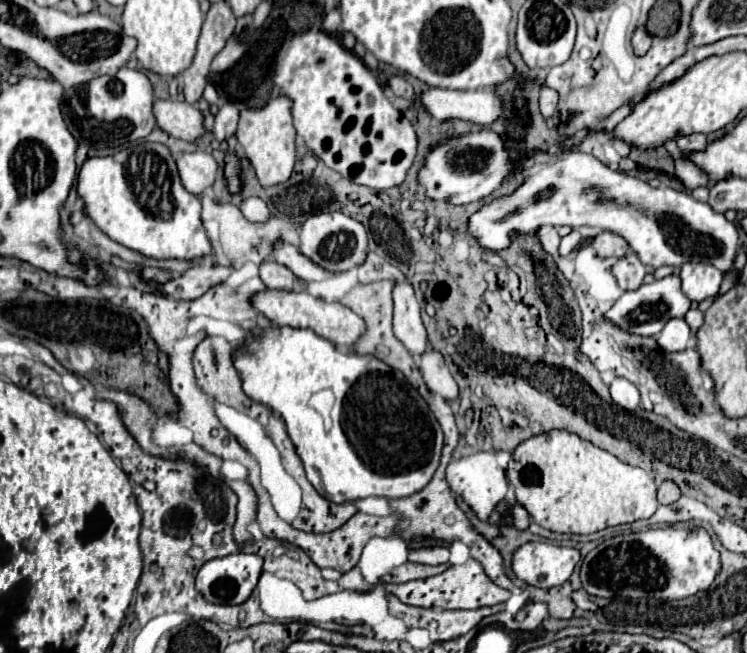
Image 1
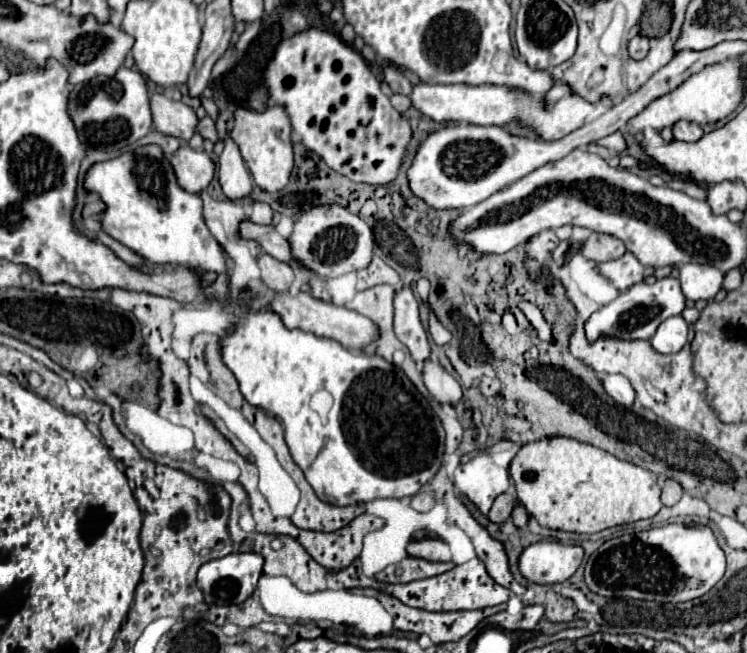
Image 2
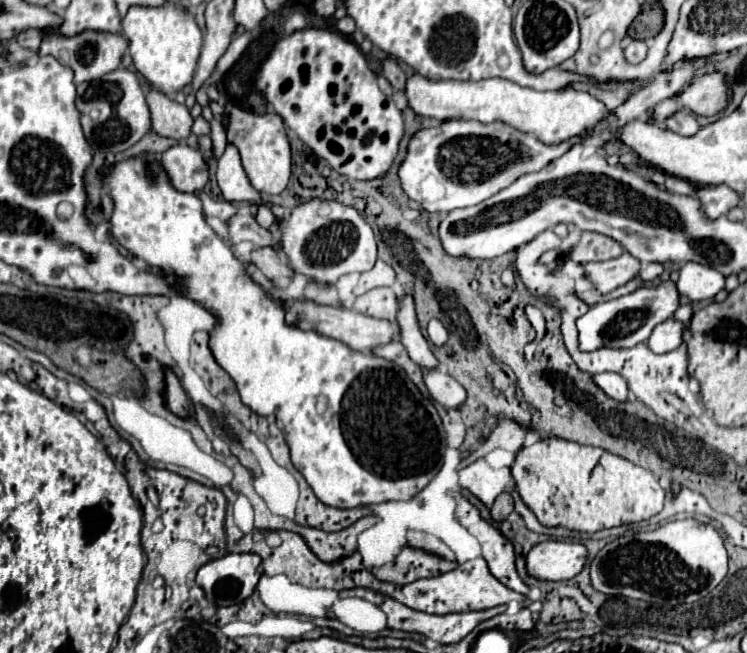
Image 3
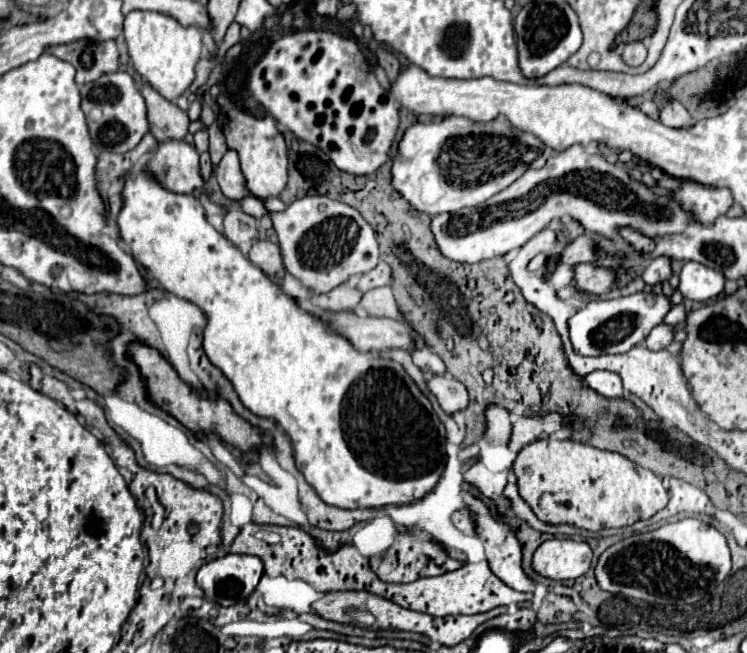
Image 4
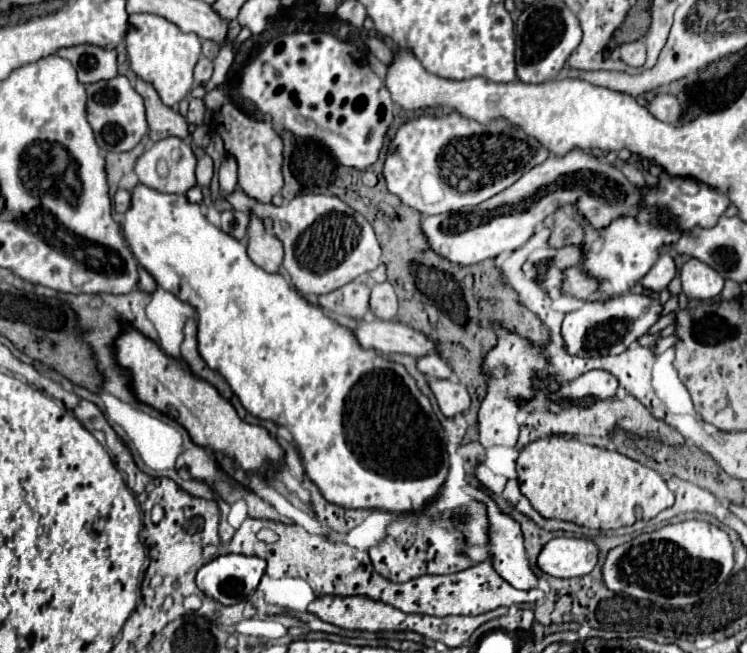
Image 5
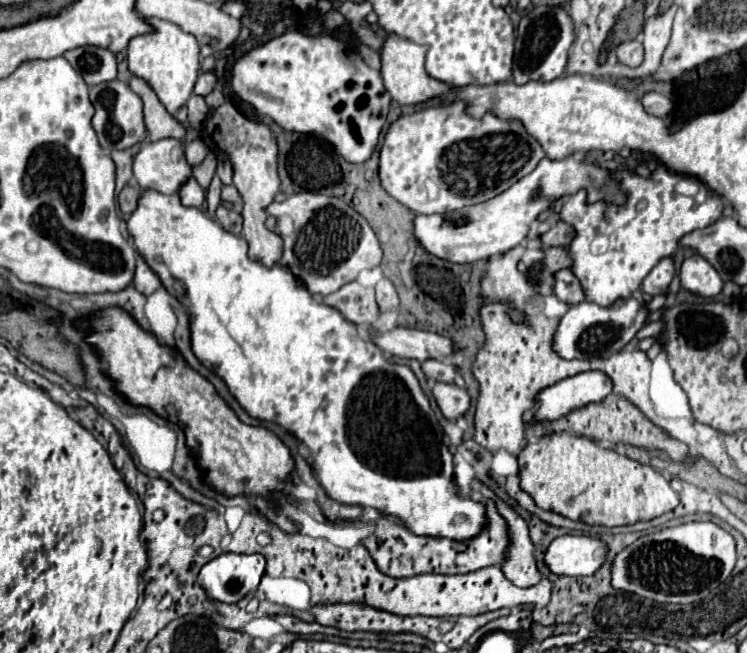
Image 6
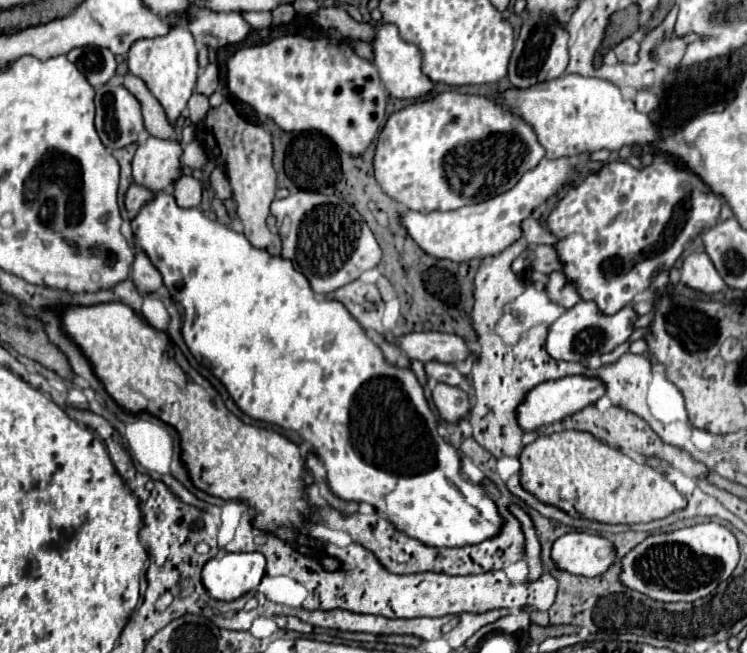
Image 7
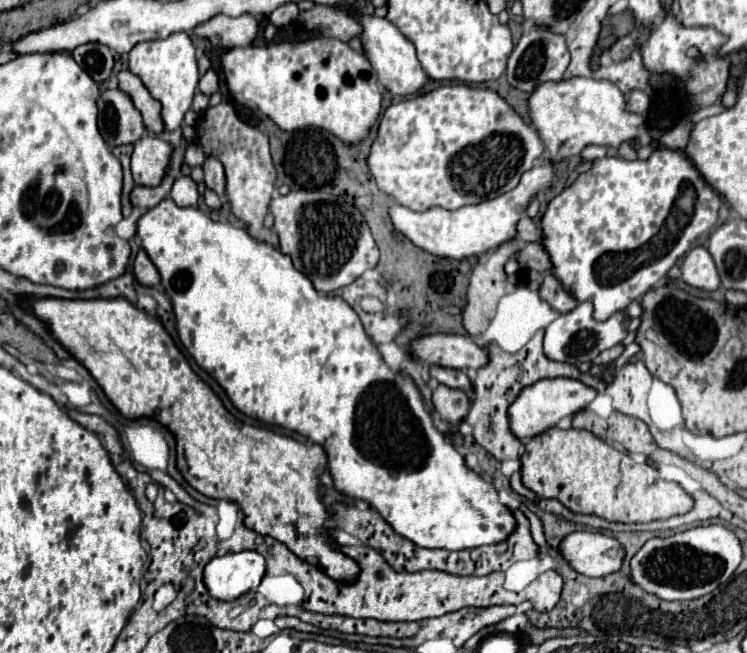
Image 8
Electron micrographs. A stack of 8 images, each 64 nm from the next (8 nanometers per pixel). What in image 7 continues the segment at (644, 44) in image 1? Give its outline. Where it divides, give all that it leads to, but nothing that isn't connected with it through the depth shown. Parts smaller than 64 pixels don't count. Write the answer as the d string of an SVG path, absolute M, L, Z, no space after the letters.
M624 38L616 48L614 48L614 54L620 62L636 62L638 60L638 42L634 38Z

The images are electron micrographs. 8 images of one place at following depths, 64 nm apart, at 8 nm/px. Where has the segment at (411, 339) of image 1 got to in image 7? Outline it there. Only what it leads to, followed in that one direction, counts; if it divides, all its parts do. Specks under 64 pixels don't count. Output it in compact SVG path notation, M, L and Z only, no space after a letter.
M428 362L426 374L436 378L438 382L444 382L444 384L450 384L450 386L460 386L466 380L452 364L440 364L440 362Z

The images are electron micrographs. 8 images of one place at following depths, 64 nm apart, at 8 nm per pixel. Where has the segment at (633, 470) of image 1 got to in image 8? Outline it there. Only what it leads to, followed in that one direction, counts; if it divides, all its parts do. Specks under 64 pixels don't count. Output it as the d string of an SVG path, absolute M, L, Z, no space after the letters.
M554 426L530 438L520 460L524 484L528 484L528 488L532 488L538 496L560 500L566 508L572 508L572 512L592 512L612 522L652 522L680 516L694 508L694 498L680 484L660 478L656 468L652 468L650 464L634 462L628 454L618 452L588 430L562 430Z

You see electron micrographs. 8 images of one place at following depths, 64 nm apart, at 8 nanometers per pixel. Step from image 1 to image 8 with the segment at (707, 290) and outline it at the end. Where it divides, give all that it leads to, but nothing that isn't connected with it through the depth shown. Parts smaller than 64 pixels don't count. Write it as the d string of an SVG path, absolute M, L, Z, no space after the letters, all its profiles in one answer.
M696 246L686 254L682 262L682 280L688 282L690 286L696 286L708 292L720 286L718 270L714 266L710 252L704 246Z

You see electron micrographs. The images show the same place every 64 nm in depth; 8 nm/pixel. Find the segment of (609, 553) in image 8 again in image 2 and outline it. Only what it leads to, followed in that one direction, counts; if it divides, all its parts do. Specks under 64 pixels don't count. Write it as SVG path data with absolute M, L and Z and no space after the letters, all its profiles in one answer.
M542 540L528 546L520 556L520 572L536 584L556 584L568 580L582 564L584 548Z

